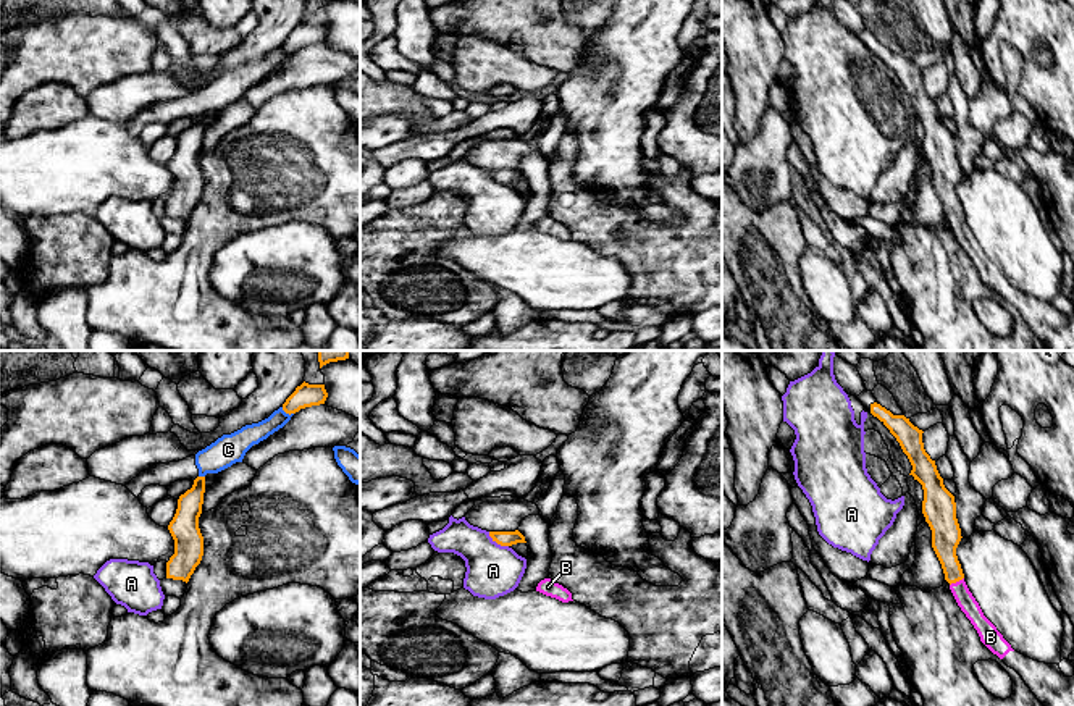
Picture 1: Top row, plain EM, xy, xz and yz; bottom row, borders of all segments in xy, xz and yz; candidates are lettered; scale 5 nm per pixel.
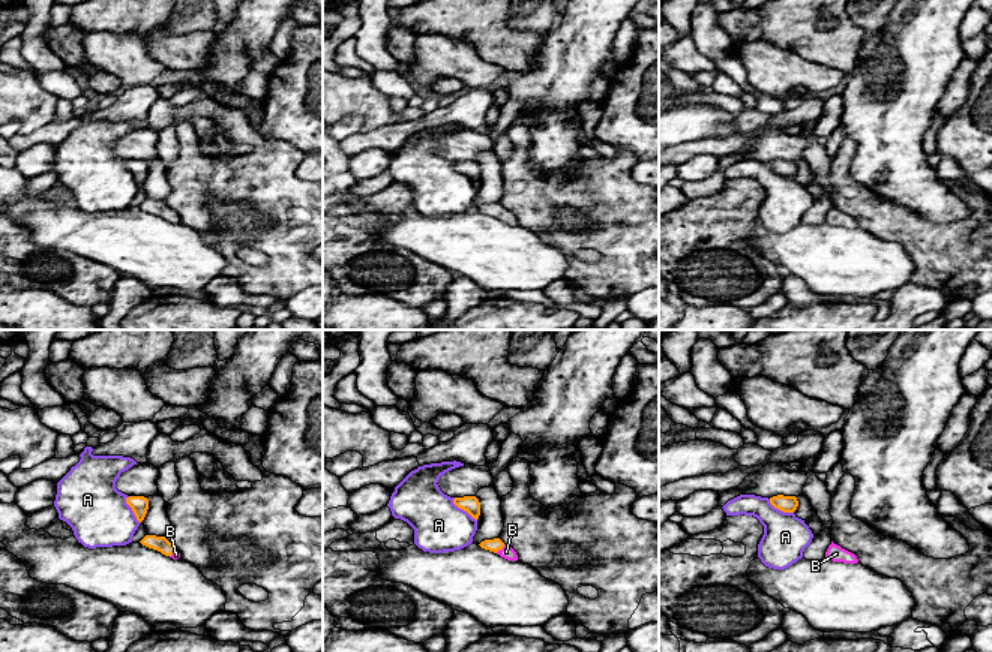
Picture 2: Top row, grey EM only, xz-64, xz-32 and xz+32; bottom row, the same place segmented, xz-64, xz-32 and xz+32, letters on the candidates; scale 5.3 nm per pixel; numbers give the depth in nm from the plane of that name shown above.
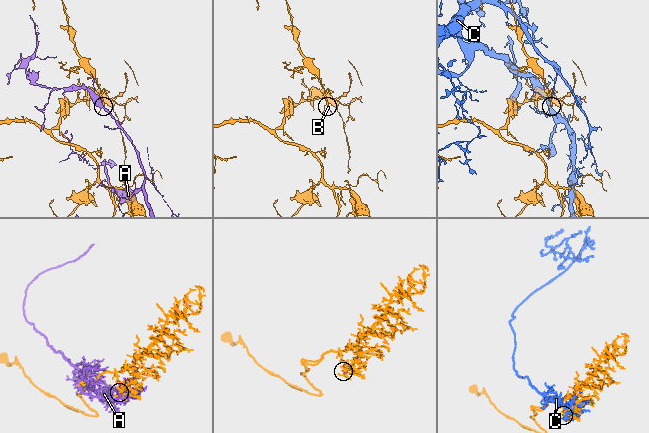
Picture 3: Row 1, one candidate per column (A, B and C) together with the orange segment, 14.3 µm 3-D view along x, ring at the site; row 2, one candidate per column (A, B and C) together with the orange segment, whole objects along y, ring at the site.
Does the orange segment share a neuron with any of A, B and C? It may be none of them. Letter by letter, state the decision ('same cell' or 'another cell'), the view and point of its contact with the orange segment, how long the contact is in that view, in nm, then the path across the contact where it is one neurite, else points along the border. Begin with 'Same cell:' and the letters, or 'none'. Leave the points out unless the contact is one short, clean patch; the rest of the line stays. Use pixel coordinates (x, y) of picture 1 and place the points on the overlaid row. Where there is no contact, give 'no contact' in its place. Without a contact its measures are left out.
Same cell: B
A: another cell | xz (498, 543) | 130 nm
B: same cell | yz (956, 580) | 80 nm | across yz (945, 532), (945, 551), (956, 580), (966, 601)
C: another cell | xy (288, 412) | 70 nm

